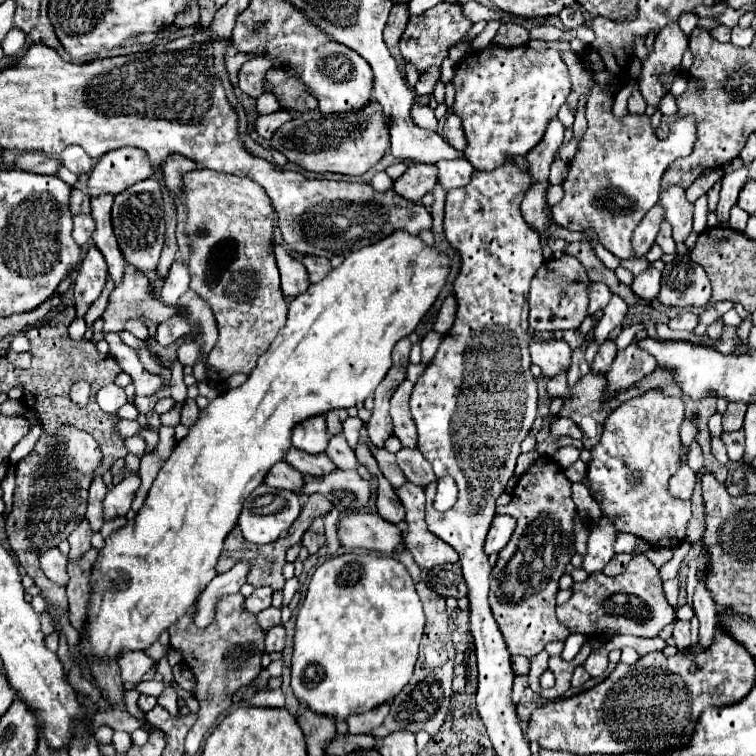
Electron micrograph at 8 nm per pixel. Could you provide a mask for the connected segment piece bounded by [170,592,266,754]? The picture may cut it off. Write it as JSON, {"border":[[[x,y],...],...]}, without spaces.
{"border":[[[240,592],[234,596],[222,596],[222,600],[218,600],[214,624],[206,628],[194,628],[194,608],[190,608],[190,612],[186,612],[186,616],[178,620],[178,624],[170,626],[170,646],[182,654],[186,666],[194,674],[196,678],[194,698],[200,702],[198,720],[186,736],[188,754],[198,754],[210,726],[216,722],[220,714],[230,710],[232,694],[244,686],[250,686],[250,682],[262,670],[260,658],[266,652],[264,632],[256,624],[256,616],[246,612],[242,604],[244,596]]]}

